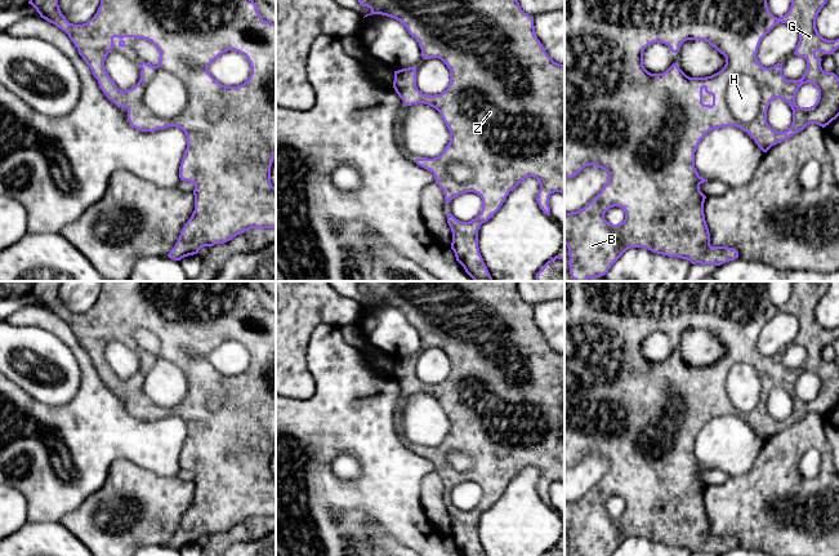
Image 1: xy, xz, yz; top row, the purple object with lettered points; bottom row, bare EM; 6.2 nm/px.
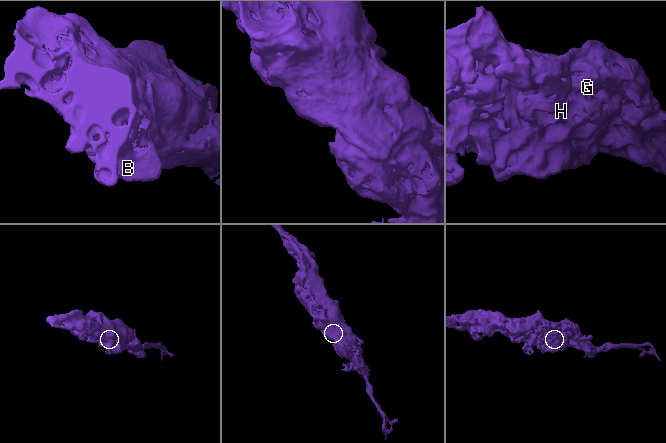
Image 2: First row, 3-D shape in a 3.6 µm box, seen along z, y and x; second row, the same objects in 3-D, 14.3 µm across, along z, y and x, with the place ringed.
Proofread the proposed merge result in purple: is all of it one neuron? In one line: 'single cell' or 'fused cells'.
fused cells

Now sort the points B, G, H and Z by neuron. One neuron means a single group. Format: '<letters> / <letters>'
B G Z / H

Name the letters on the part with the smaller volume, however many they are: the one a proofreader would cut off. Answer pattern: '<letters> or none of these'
H

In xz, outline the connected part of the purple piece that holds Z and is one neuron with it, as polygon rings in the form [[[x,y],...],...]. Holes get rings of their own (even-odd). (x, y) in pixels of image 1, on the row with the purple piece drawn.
[[[358,0],[358,3],[360,5],[371,9],[371,13],[366,14],[365,17],[371,14],[381,14],[402,22],[407,28],[409,34],[419,43],[419,46],[421,49],[421,57],[424,59],[438,58],[450,70],[450,84],[447,89],[441,94],[434,95],[423,94],[418,89],[416,67],[409,67],[394,71],[393,88],[406,106],[412,106],[418,103],[428,104],[436,108],[439,112],[443,121],[446,123],[446,126],[450,132],[450,142],[446,146],[446,148],[437,157],[416,159],[416,164],[429,170],[434,175],[436,183],[442,188],[447,204],[456,196],[467,192],[474,192],[481,196],[482,210],[474,219],[469,222],[463,222],[456,219],[451,213],[447,212],[447,223],[452,232],[451,249],[455,253],[456,261],[464,267],[465,272],[474,281],[492,281],[492,277],[483,262],[483,258],[478,248],[478,230],[481,224],[492,218],[494,214],[500,209],[500,206],[505,201],[509,192],[513,191],[519,183],[522,183],[528,177],[536,178],[540,183],[540,190],[537,192],[536,201],[539,204],[539,208],[545,214],[550,213],[549,206],[550,195],[554,192],[564,194],[564,66],[554,62],[548,55],[543,44],[540,43],[535,34],[534,18],[521,9],[518,0]],[[451,163],[461,163],[468,165],[473,170],[473,179],[468,183],[456,182],[448,173],[448,165]]]

